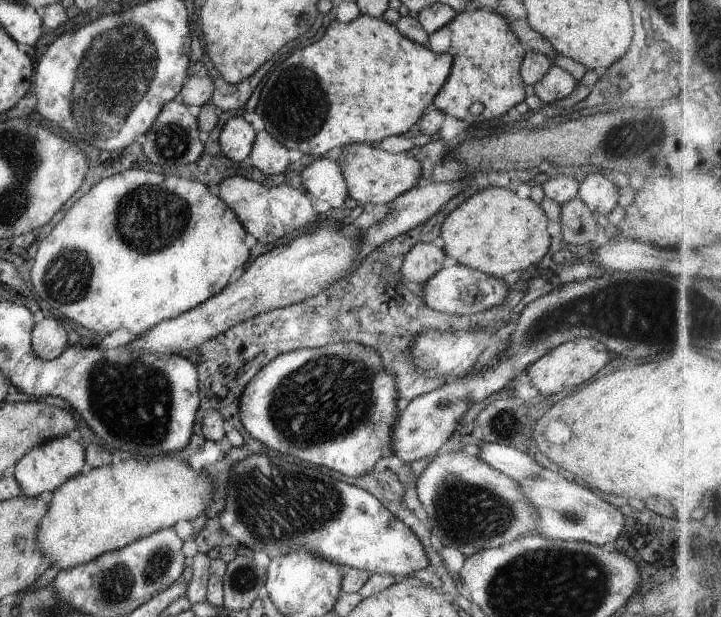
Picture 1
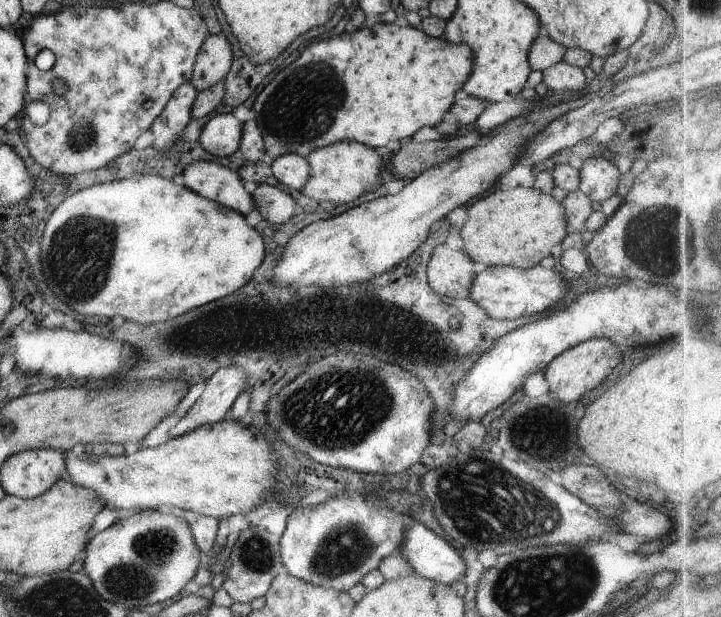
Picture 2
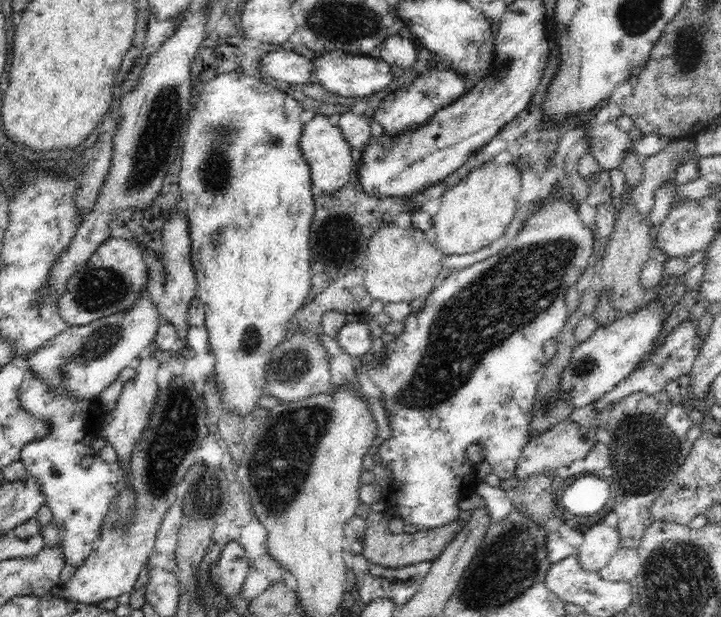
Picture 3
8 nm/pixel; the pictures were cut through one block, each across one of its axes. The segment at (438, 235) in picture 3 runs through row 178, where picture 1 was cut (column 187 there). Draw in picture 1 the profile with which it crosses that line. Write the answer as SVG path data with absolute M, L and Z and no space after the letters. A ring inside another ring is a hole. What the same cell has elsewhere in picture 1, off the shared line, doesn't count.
M177 454L147 457L129 456L118 464L96 467L69 478L53 490L48 499L47 513L41 518L37 539L40 550L62 569L94 560L97 556L121 549L135 540L153 532L174 527L178 520L194 522L206 512L212 500L215 484L211 476L202 470L194 474L193 468Z

